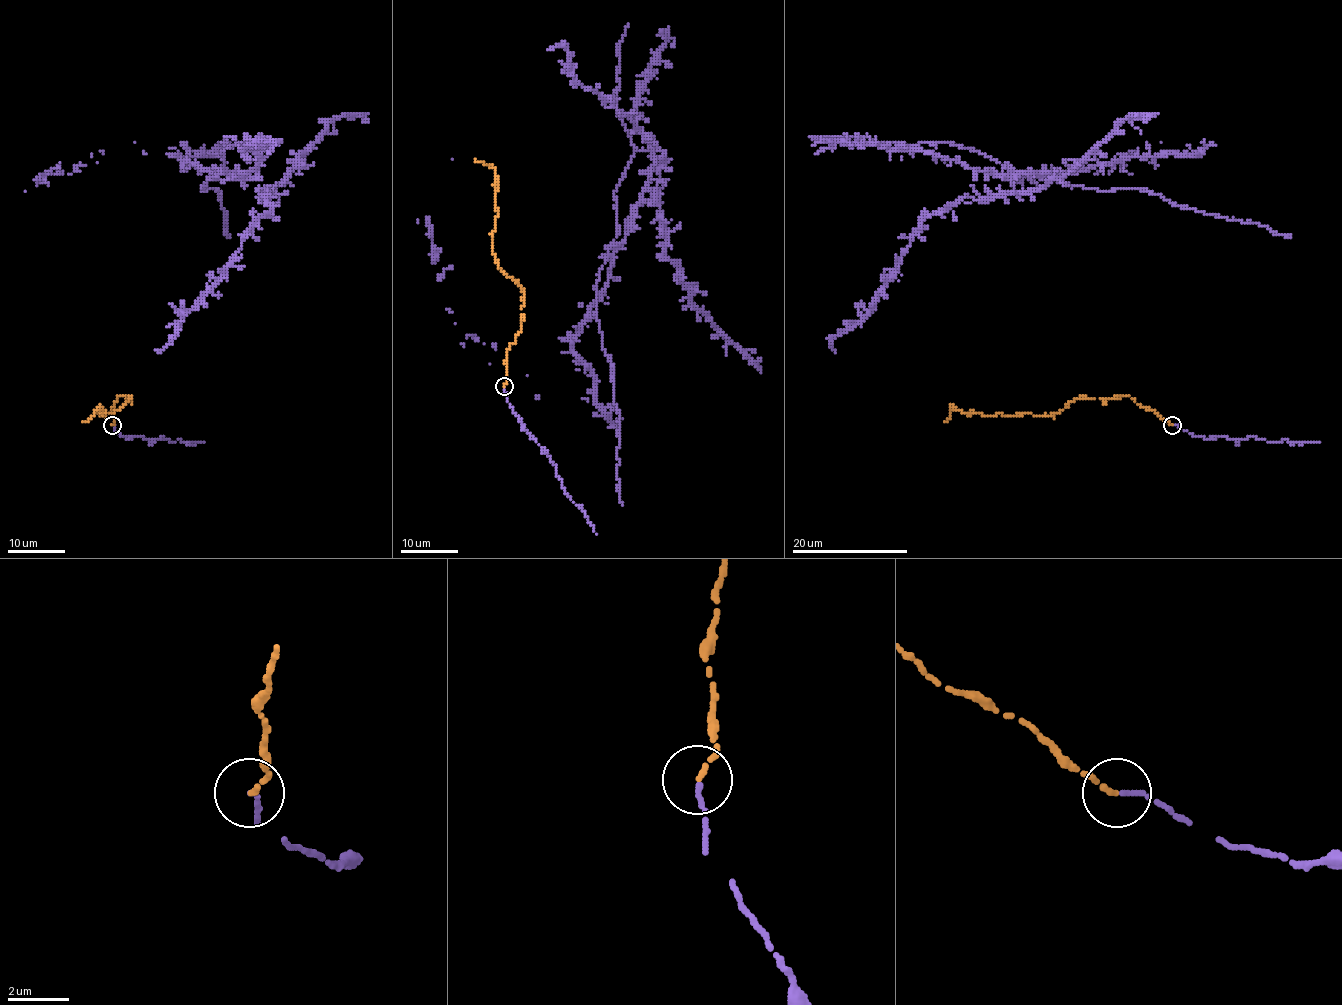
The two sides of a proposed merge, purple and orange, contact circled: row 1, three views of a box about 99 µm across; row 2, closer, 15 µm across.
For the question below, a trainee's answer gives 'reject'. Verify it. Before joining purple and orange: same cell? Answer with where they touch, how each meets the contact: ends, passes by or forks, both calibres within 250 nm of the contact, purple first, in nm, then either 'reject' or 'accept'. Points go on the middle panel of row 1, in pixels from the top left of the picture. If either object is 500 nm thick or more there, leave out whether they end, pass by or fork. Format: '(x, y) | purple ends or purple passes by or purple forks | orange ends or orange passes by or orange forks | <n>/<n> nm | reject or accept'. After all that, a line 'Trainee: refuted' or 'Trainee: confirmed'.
(504, 386) | purple ends | orange ends | 150/160 nm | accept
Trainee: refuted

